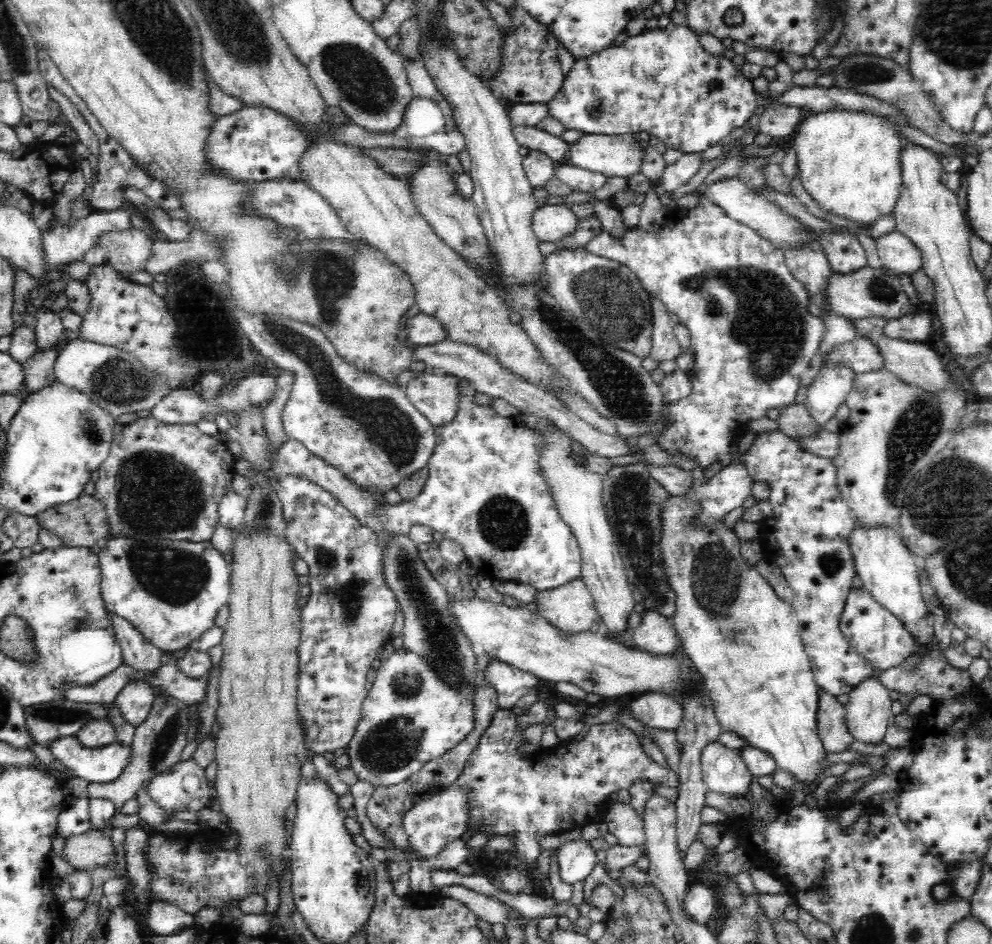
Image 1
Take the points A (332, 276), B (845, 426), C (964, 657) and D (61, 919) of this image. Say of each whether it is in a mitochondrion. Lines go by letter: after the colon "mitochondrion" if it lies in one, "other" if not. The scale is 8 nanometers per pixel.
A: mitochondrion
B: other
C: other
D: other

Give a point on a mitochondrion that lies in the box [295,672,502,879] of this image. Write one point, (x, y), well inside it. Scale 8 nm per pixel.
(391, 745)

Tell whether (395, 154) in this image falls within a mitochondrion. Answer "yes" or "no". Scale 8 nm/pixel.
no

